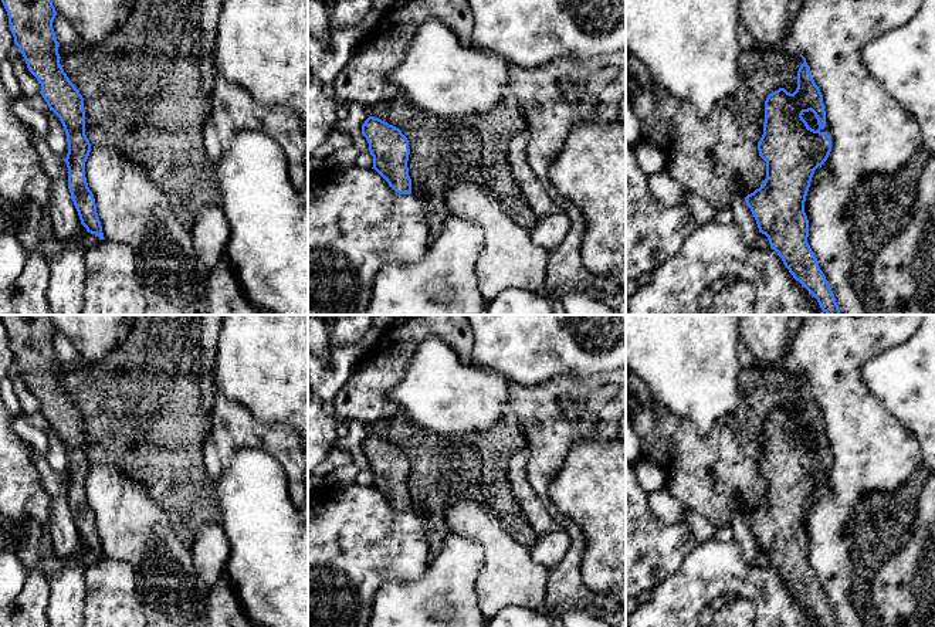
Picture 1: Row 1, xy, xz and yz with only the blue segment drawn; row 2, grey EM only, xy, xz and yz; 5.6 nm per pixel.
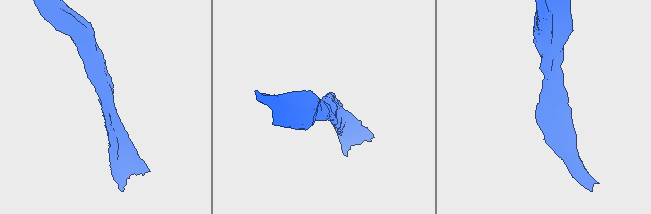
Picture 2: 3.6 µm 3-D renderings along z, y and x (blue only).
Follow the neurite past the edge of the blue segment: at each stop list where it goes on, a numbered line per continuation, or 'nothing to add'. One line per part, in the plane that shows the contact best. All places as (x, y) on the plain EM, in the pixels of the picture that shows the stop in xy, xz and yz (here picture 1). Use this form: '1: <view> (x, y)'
nothing to add

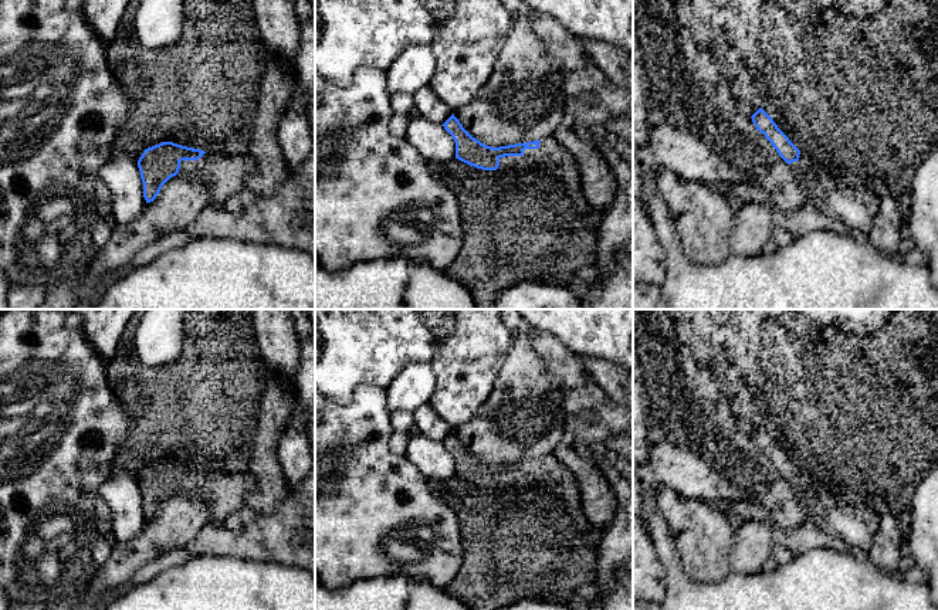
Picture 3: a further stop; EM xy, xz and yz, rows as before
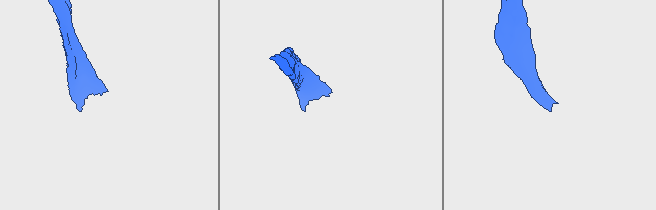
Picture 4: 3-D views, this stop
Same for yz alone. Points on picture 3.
1: yz (856, 527)

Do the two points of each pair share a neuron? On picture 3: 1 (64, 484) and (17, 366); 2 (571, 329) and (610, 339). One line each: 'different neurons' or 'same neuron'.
1: same neuron
2: same neuron

